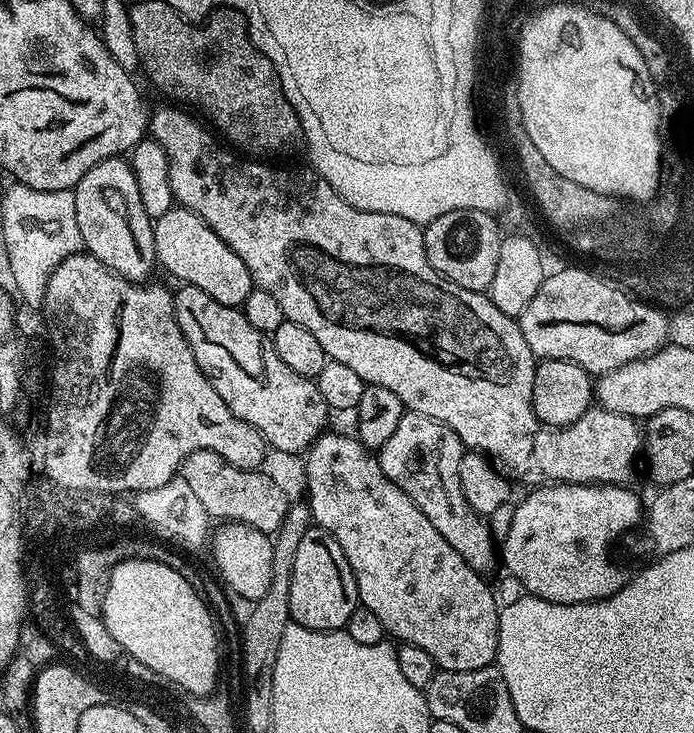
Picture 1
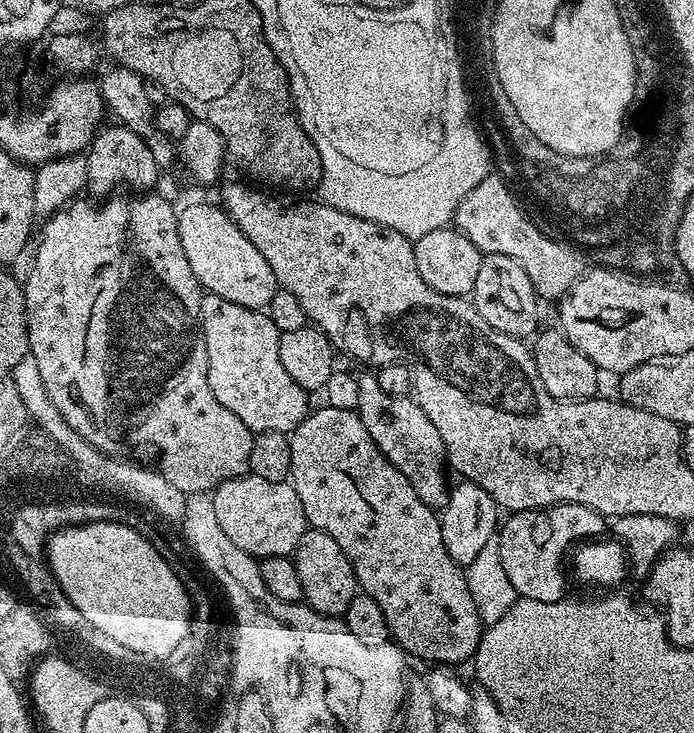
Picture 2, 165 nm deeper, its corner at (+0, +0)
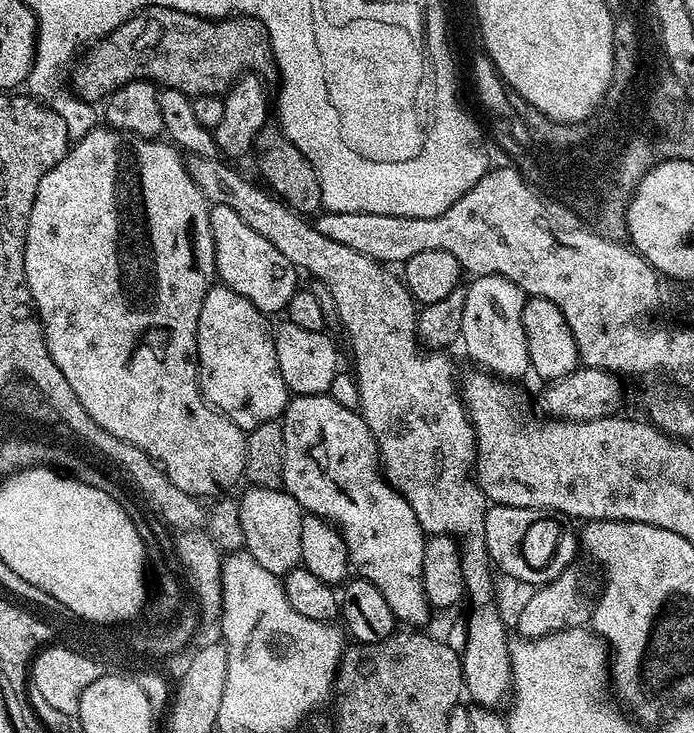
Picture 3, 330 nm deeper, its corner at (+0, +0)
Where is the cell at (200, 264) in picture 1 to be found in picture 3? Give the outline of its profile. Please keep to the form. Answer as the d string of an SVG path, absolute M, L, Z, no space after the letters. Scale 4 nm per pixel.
M212 204L209 207L210 230L214 234L214 250L216 251L216 274L219 283L230 290L242 294L258 311L265 314L283 313L287 309L290 298L298 291L296 284L297 269L293 268L286 258L282 258L282 250L270 246L258 230L250 230L230 206Z

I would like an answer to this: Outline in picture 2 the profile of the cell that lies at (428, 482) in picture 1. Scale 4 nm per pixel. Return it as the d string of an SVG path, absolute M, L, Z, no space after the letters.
M375 374L356 376L358 382L358 406L356 413L362 418L370 438L382 450L382 454L393 464L402 475L414 486L418 498L433 508L439 509L448 500L450 480L444 477L446 473L446 457L442 434L430 418L426 418L426 410L417 404L411 395L395 396L386 394L382 386L378 386Z

